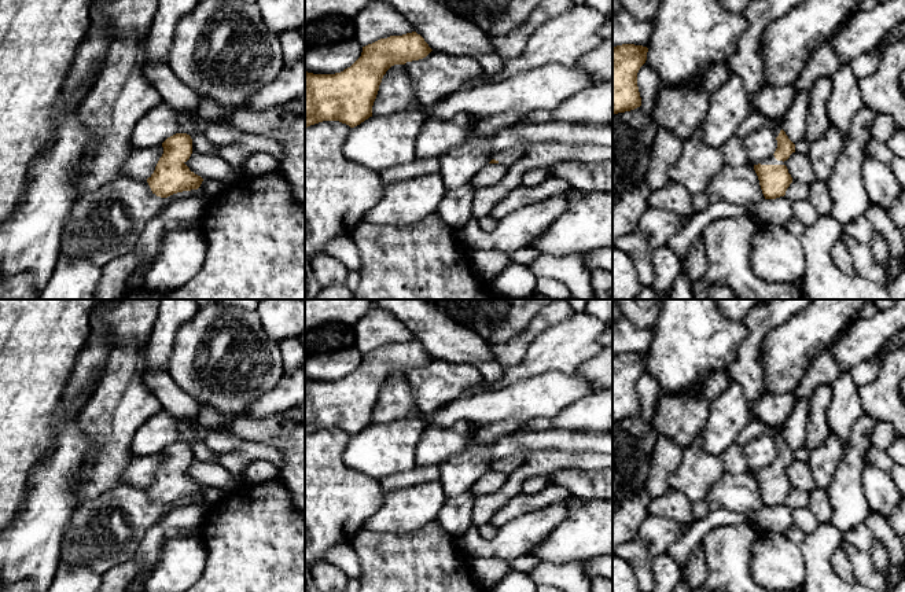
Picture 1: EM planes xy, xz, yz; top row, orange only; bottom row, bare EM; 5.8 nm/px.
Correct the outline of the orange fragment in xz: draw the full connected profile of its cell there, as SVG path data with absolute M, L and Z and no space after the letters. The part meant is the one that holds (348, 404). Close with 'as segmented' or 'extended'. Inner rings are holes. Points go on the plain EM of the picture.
M412 339L363 354L361 364L341 380L305 379L305 435L323 429L360 433L372 424L386 379L394 372L423 367L431 358L424 346Z; as segmented

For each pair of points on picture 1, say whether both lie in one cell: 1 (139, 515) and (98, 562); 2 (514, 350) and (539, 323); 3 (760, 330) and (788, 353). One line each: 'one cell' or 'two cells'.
1: one cell
2: one cell
3: two cells

